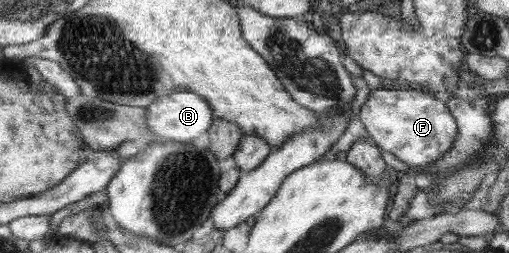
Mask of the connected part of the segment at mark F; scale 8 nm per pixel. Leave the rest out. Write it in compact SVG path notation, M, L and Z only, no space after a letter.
M387 85L371 91L357 117L365 124L373 142L404 162L408 171L422 169L441 159L453 147L459 133L457 118L449 111L448 102L439 101L432 93L416 86L405 89L401 85Z

